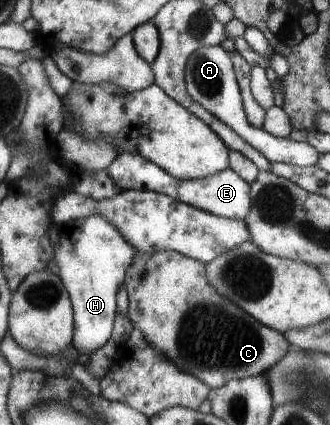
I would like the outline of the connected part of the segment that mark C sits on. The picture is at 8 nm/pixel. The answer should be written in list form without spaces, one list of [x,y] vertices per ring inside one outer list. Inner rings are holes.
[[[174,249],[157,250],[155,253],[138,252],[129,266],[124,283],[128,294],[127,315],[133,328],[143,332],[151,347],[162,351],[167,359],[205,382],[211,389],[220,389],[234,379],[262,375],[286,351],[292,349],[284,334],[259,323],[258,319],[220,294],[207,278],[205,263]]]

